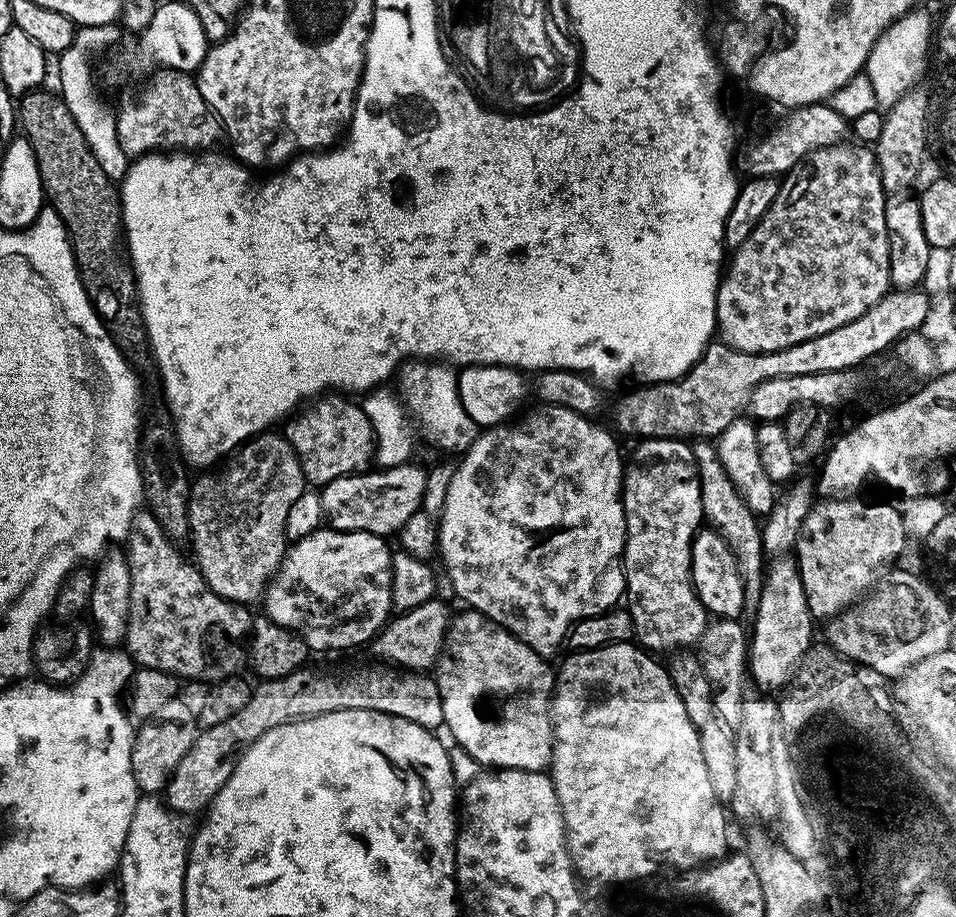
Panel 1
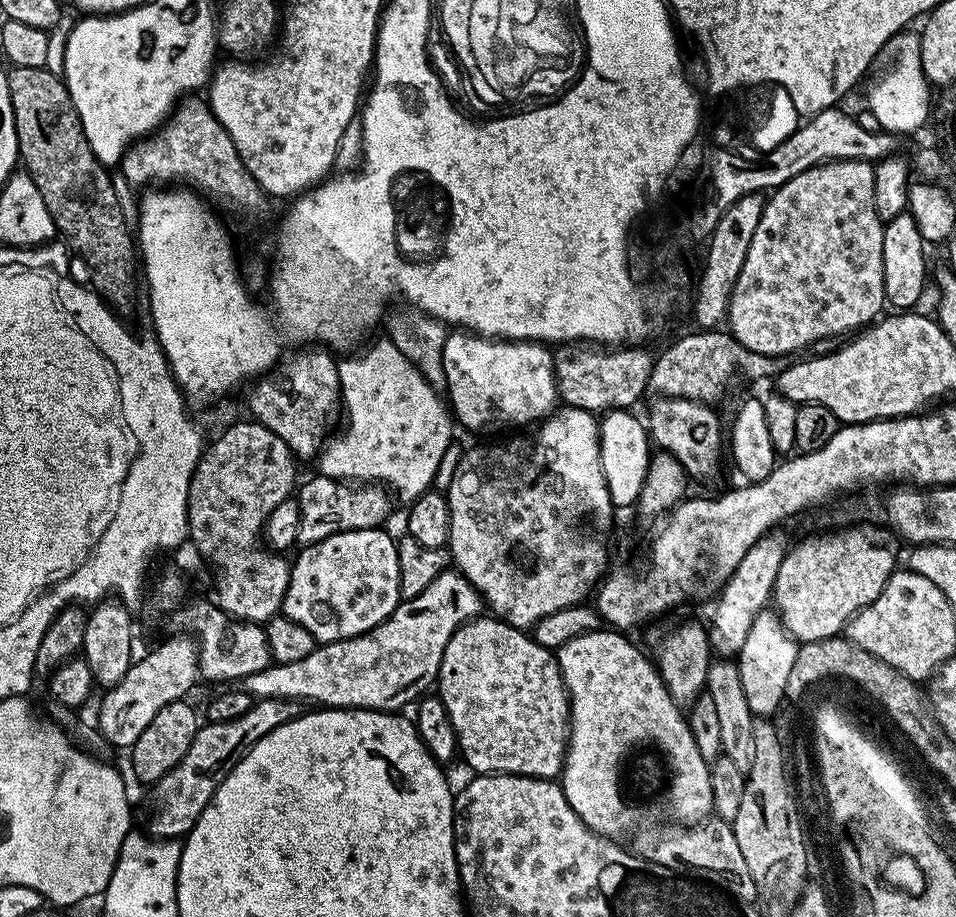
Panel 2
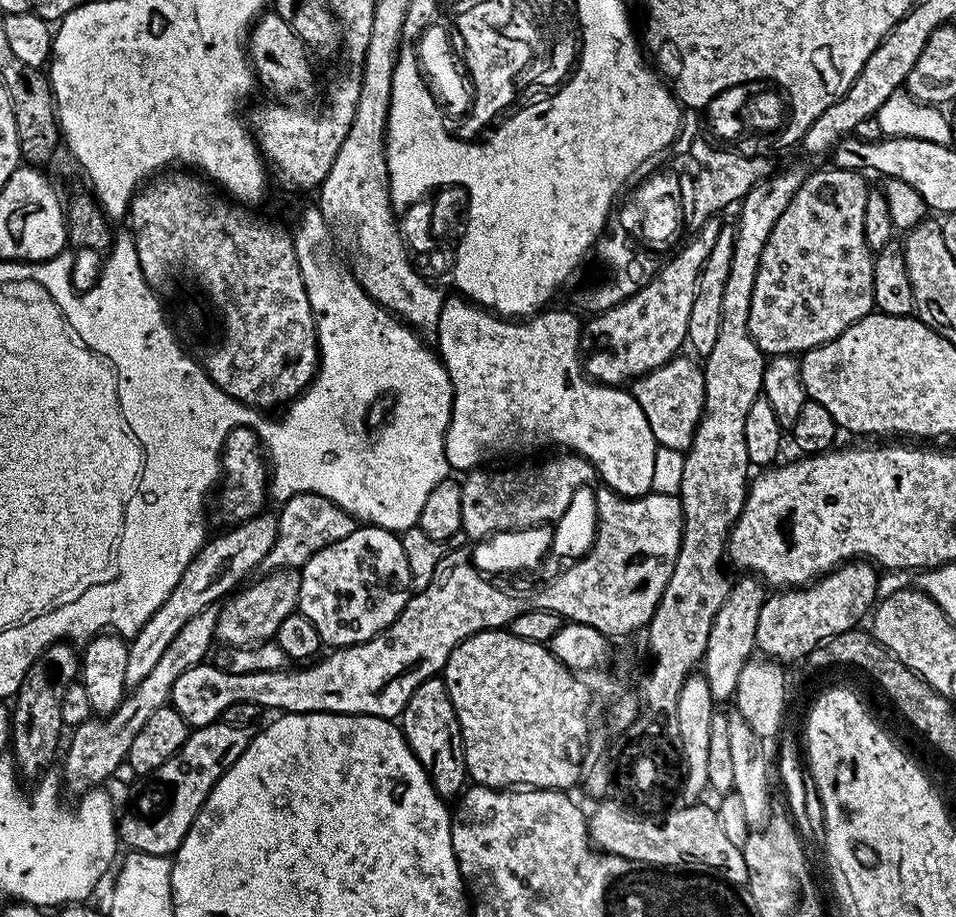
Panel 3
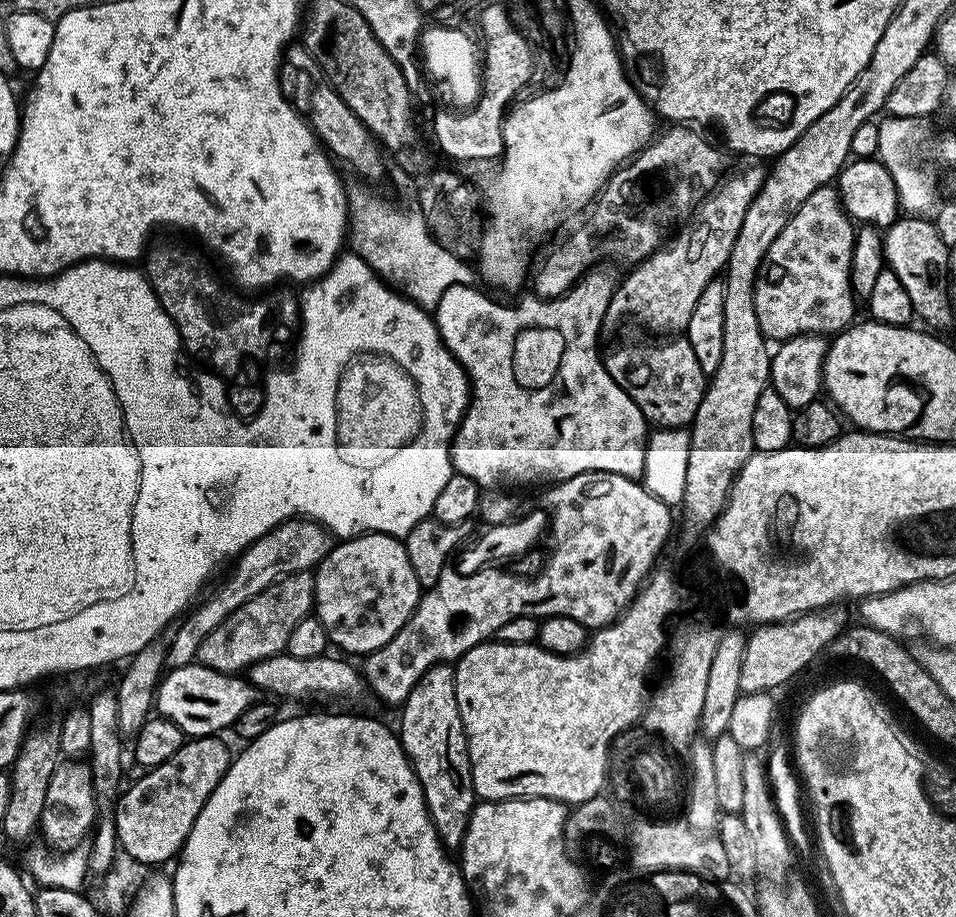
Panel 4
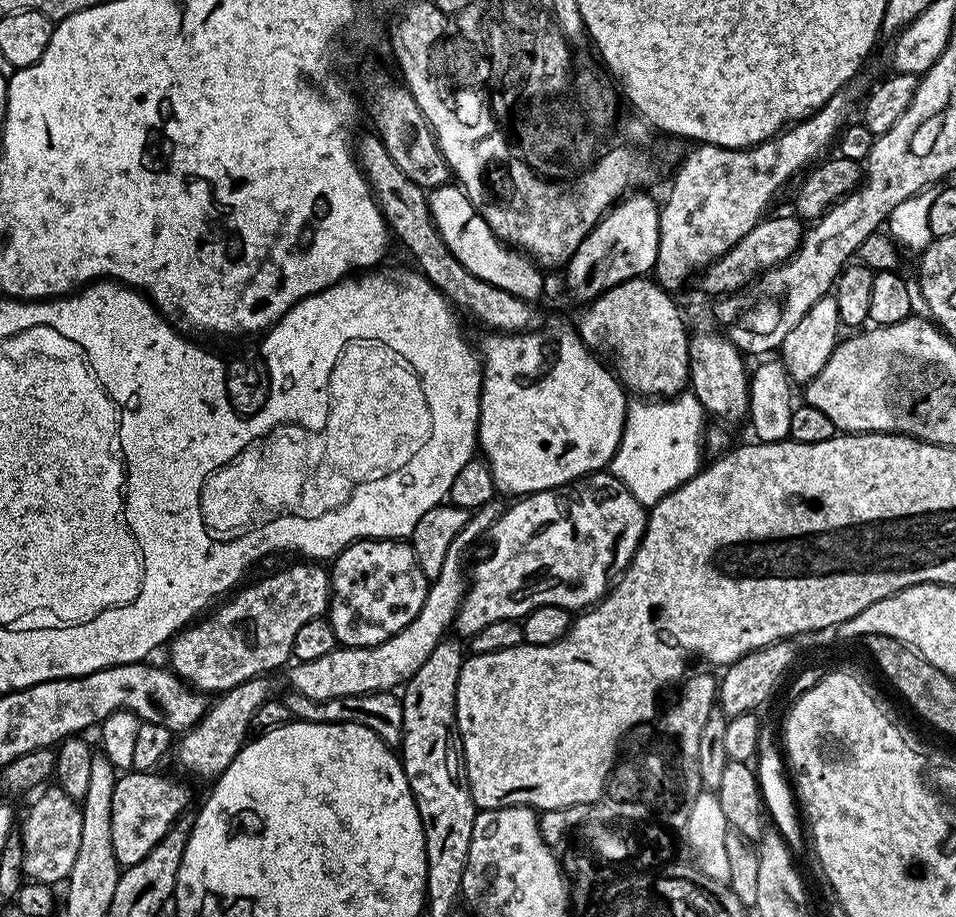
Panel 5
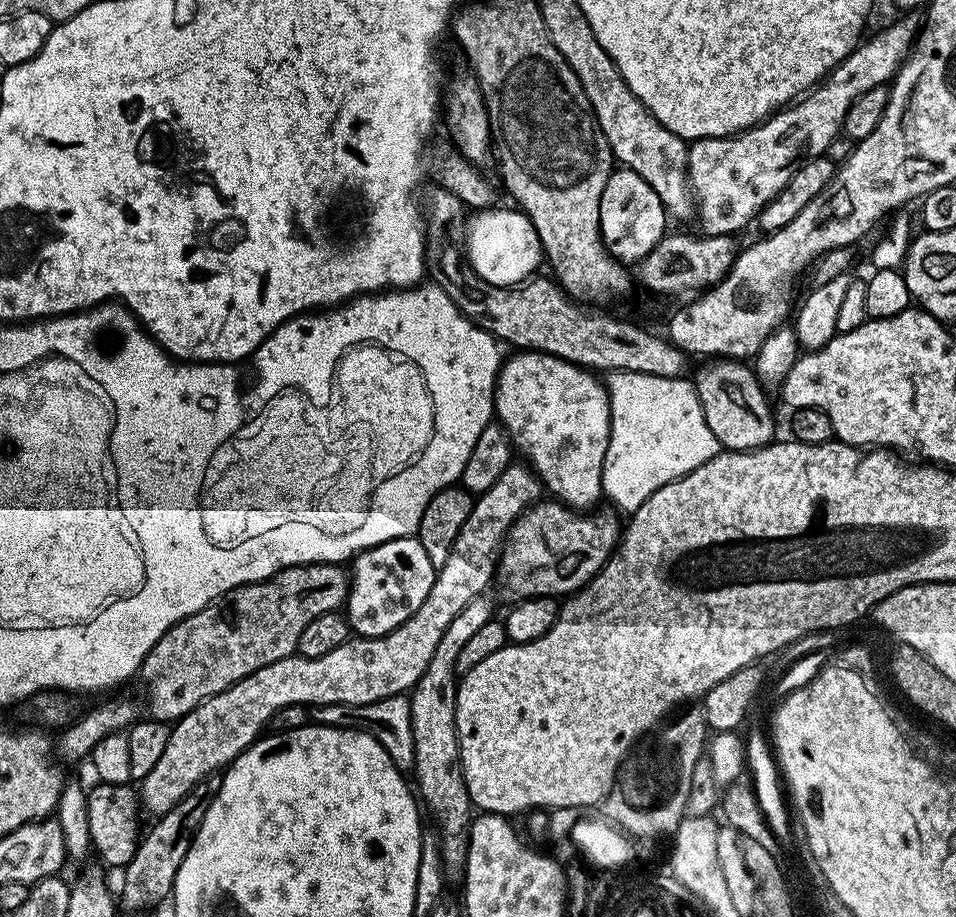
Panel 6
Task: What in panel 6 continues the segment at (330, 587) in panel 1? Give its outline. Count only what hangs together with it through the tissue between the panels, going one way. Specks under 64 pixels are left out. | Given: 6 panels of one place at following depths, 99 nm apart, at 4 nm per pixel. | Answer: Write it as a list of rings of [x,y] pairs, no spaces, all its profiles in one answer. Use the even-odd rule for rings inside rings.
[[[416,536],[394,538],[390,542],[382,542],[378,546],[359,552],[350,564],[348,598],[346,601],[349,629],[360,638],[390,634],[396,628],[402,626],[422,605],[427,594],[430,593],[436,574],[437,568],[430,562],[422,542]]]

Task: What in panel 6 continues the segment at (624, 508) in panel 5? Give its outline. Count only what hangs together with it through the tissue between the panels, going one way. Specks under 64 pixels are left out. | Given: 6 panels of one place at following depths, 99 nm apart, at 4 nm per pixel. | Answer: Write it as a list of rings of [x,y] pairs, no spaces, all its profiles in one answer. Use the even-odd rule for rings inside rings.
[[[552,498],[546,500],[533,504],[523,516],[516,519],[508,531],[508,539],[502,545],[498,559],[498,584],[500,582],[500,596],[507,602],[529,600],[532,596],[557,595],[555,582],[548,580],[552,572],[548,560],[552,564],[564,560],[565,593],[579,592],[599,574],[620,543],[622,524],[610,513],[588,516],[563,502]]]

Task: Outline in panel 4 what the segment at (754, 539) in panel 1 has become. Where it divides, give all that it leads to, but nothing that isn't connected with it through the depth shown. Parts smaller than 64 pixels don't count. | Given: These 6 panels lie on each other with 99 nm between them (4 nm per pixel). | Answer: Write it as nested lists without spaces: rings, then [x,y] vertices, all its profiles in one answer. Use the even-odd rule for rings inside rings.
[[[687,338],[661,340],[661,344],[616,344],[606,352],[603,362],[610,378],[634,398],[649,425],[687,429],[704,397],[706,373],[698,366],[694,346]]]

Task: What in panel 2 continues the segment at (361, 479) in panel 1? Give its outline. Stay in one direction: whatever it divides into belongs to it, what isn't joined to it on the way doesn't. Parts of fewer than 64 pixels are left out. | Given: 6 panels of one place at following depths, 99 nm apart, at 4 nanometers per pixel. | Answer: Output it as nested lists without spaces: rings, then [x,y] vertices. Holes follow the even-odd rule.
[[[319,474],[313,475],[314,478],[304,481],[299,485],[296,492],[296,499],[299,502],[299,528],[297,543],[302,546],[317,544],[324,541],[334,534],[353,532],[358,529],[372,529],[383,527],[390,514],[391,497],[385,487],[377,484],[356,484],[351,486],[343,481],[330,479],[328,476]]]

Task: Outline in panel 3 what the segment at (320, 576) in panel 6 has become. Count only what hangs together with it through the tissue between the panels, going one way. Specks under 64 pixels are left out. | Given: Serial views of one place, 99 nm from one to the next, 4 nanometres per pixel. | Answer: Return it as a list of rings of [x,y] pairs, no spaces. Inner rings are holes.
[[[281,570],[261,575],[261,580],[245,583],[235,594],[223,601],[216,623],[216,640],[230,648],[247,648],[262,644],[275,637],[278,626],[300,603],[300,573]]]

